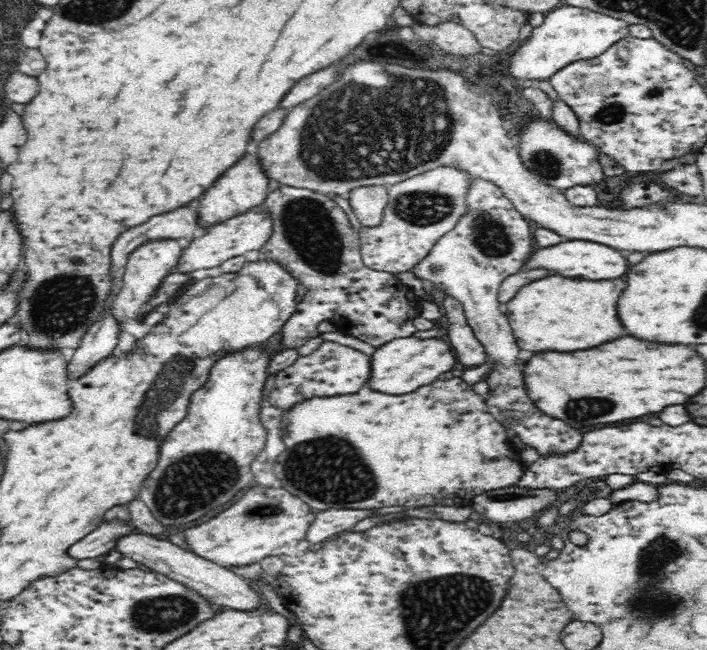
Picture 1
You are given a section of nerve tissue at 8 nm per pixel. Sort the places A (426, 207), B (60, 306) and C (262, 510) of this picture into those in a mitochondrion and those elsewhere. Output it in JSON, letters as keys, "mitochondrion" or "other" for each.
{"A":"mitochondrion","B":"mitochondrion","C":"mitochondrion"}

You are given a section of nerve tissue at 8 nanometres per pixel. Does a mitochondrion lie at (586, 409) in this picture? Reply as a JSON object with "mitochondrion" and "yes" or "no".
{"mitochondrion":"yes"}

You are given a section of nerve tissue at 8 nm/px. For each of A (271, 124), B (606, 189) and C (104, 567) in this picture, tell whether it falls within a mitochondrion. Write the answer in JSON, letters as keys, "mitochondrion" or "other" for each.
{"A":"other","B":"other","C":"other"}

